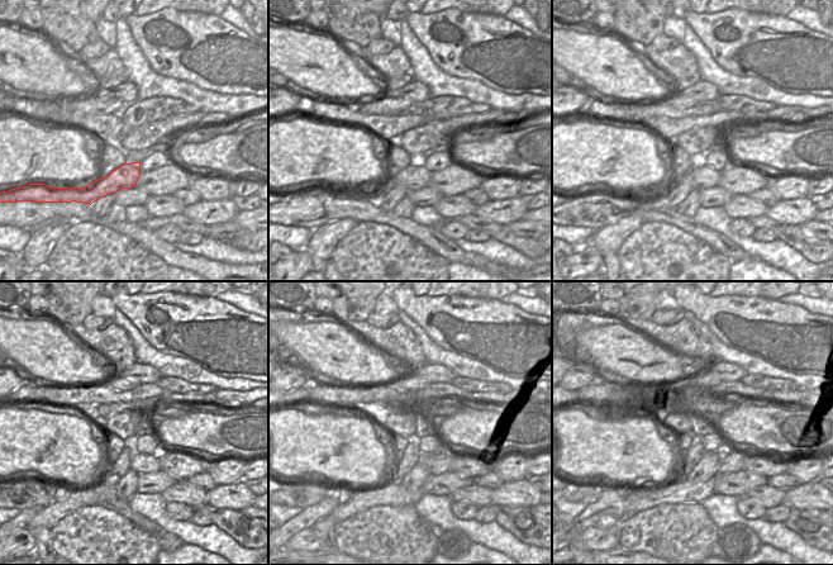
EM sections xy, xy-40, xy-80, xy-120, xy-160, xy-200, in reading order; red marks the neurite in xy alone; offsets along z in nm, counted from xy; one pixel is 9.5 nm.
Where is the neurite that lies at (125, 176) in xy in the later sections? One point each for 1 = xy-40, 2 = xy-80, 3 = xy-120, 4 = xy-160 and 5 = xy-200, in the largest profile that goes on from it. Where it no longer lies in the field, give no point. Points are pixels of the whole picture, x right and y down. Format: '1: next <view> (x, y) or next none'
1: next xy-40 (414, 176)
2: next xy-80 (704, 177)
3: next xy-120 (141, 463)
4: next xy-160 (439, 463)
5: next xy-200 (731, 460)

